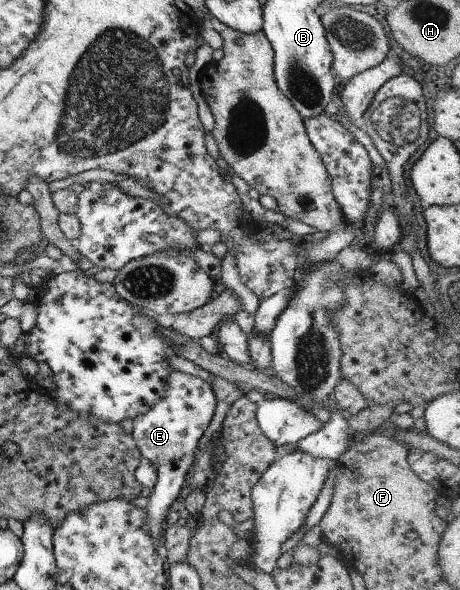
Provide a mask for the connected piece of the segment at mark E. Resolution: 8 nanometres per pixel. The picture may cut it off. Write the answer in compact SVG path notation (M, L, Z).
M173 371L168 378L170 387L166 395L157 404L133 420L132 436L143 459L151 462L158 473L158 480L154 491L150 495L149 504L144 507L148 513L148 528L154 537L156 548L159 545L161 527L165 523L165 516L169 507L181 493L185 479L196 460L197 443L203 437L203 431L209 425L215 411L215 392L211 384L203 378L191 374Z

